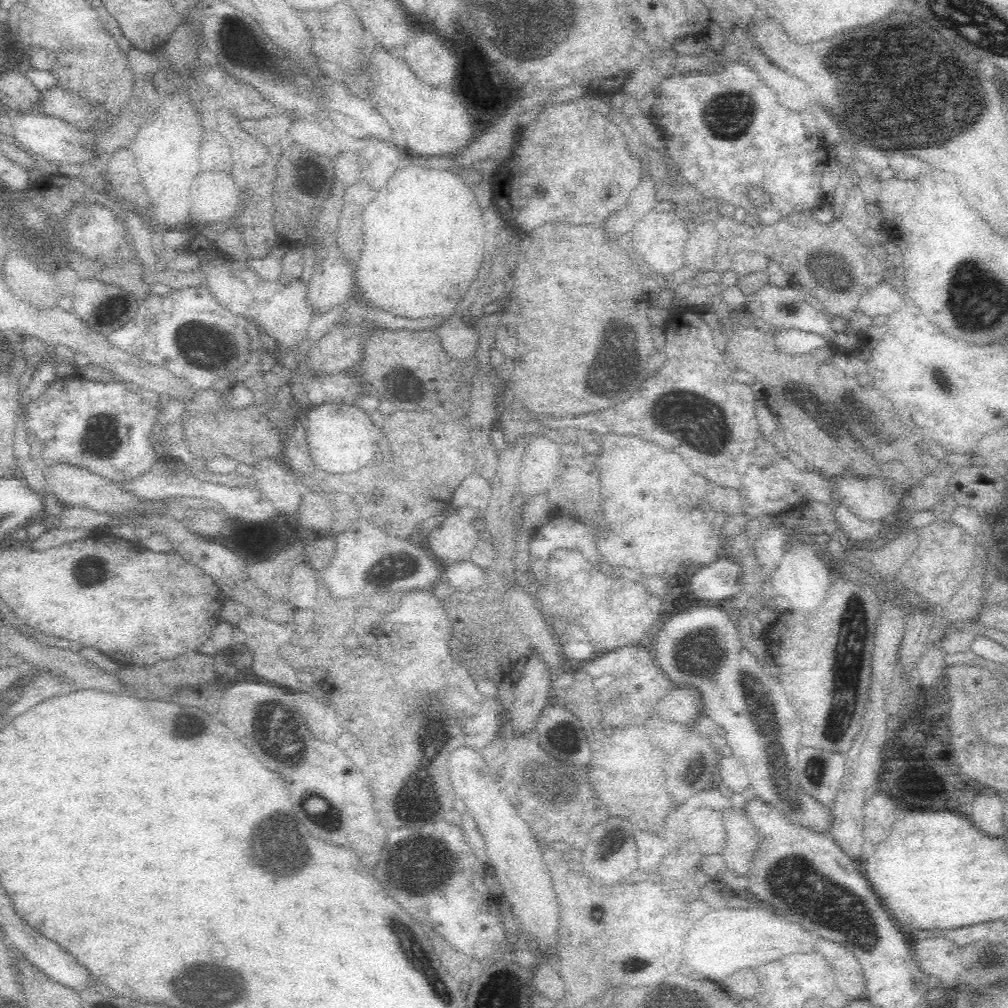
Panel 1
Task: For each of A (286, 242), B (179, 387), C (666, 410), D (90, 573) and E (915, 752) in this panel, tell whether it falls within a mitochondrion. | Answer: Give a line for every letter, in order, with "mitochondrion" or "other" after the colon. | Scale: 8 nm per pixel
A: other
B: other
C: mitochondrion
D: mitochondrion
E: mitochondrion

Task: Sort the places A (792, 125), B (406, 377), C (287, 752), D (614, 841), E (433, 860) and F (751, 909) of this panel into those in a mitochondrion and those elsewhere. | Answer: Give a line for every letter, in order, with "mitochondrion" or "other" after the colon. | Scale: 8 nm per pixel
A: other
B: other
C: mitochondrion
D: other
E: mitochondrion
F: other

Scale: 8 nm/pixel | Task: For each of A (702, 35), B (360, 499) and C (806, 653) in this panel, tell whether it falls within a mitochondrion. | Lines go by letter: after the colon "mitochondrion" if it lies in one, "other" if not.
A: other
B: other
C: other

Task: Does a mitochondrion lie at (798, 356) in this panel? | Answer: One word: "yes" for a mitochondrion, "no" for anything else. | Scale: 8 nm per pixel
no

